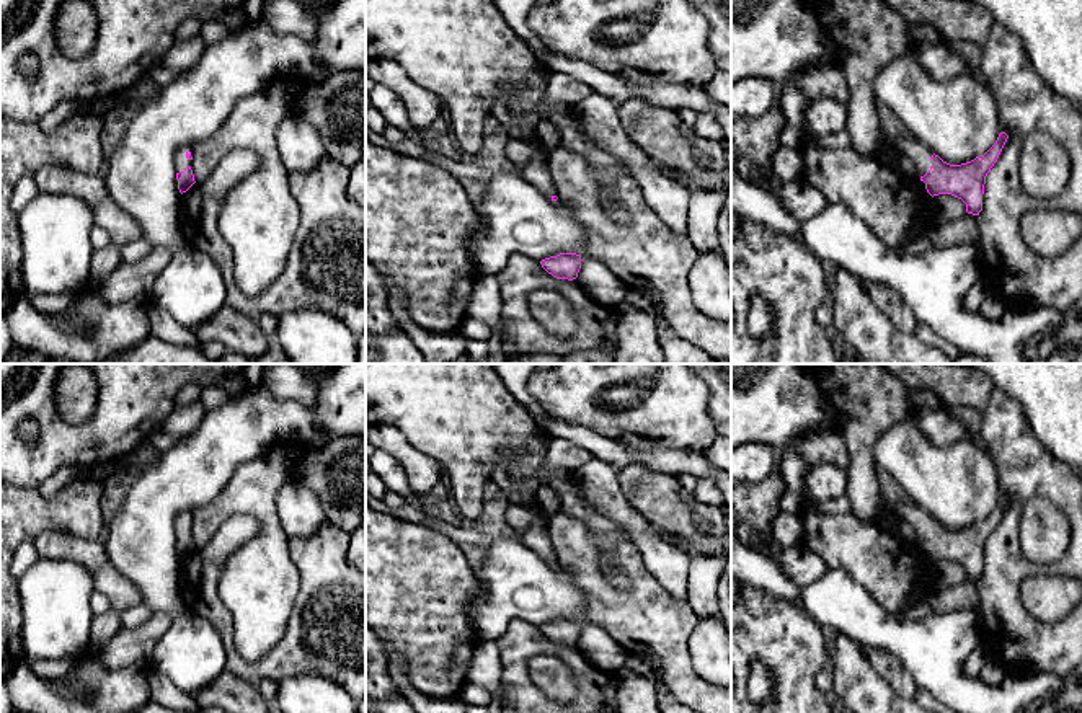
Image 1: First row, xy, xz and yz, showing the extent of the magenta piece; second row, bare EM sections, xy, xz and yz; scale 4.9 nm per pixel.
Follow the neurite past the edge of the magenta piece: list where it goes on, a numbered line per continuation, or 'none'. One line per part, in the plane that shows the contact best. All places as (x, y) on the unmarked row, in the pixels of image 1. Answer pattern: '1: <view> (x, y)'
1: yz (917, 518)

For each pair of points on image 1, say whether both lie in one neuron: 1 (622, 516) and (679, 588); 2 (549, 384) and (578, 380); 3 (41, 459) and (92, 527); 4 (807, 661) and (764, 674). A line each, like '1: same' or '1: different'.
1: same
2: same
3: different
4: different

